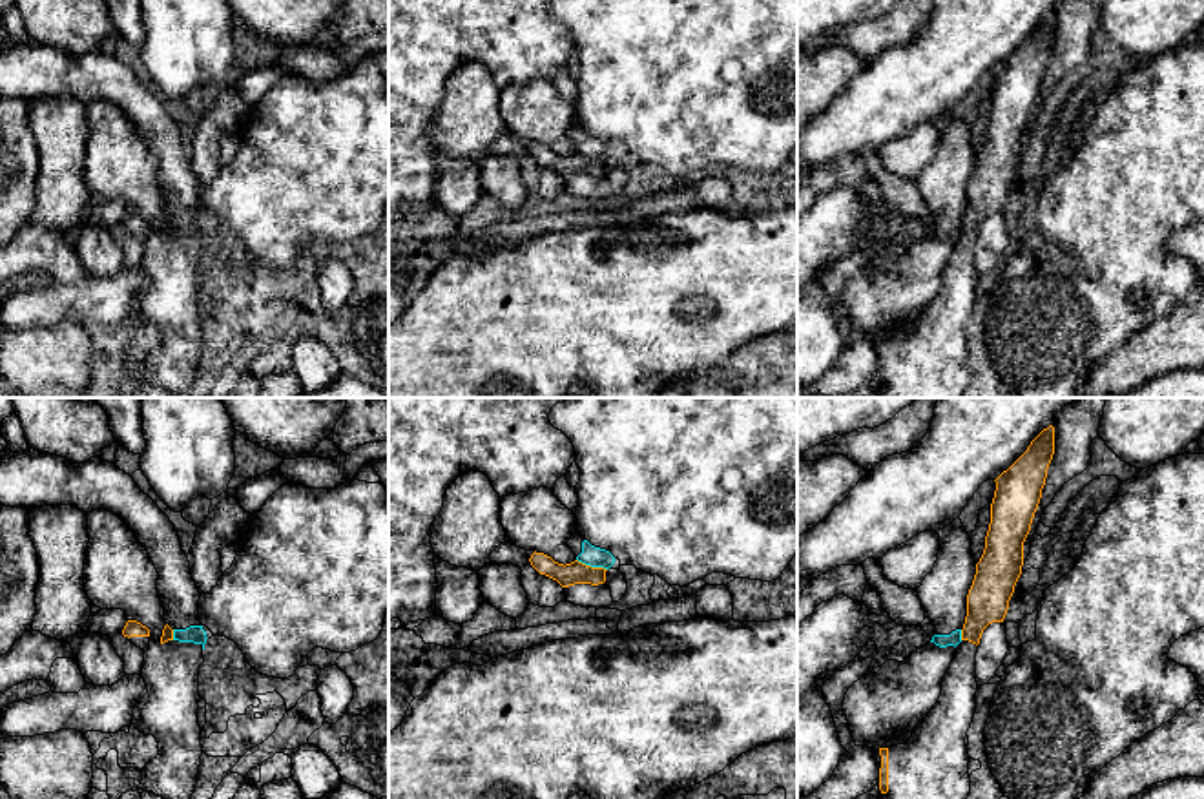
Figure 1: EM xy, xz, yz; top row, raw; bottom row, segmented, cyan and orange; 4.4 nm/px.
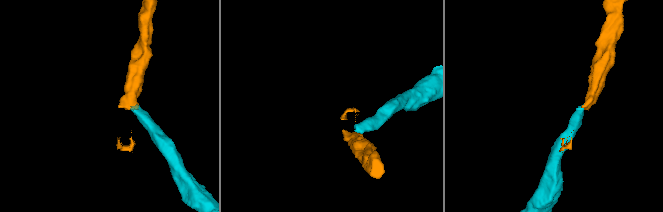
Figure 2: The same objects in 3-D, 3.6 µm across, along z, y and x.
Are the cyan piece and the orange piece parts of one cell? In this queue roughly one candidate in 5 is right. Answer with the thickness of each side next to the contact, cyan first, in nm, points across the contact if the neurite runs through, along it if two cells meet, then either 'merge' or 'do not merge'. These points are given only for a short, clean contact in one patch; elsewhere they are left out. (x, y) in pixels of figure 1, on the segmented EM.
calibres 90 and 100 nm; border xz (577, 559), (606, 570); do not merge

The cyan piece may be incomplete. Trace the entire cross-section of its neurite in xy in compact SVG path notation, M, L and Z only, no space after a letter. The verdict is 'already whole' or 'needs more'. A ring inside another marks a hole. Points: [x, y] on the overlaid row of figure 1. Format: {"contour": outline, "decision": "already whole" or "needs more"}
{"contour": "M31 447L11 452L0 458L0 505L27 511L73 505L84 513L106 509L117 514L146 547L159 573L157 591L173 640L201 644L204 649L208 637L199 618L201 593L175 525L115 463L100 456L71 463Z", "decision": "needs more"}

